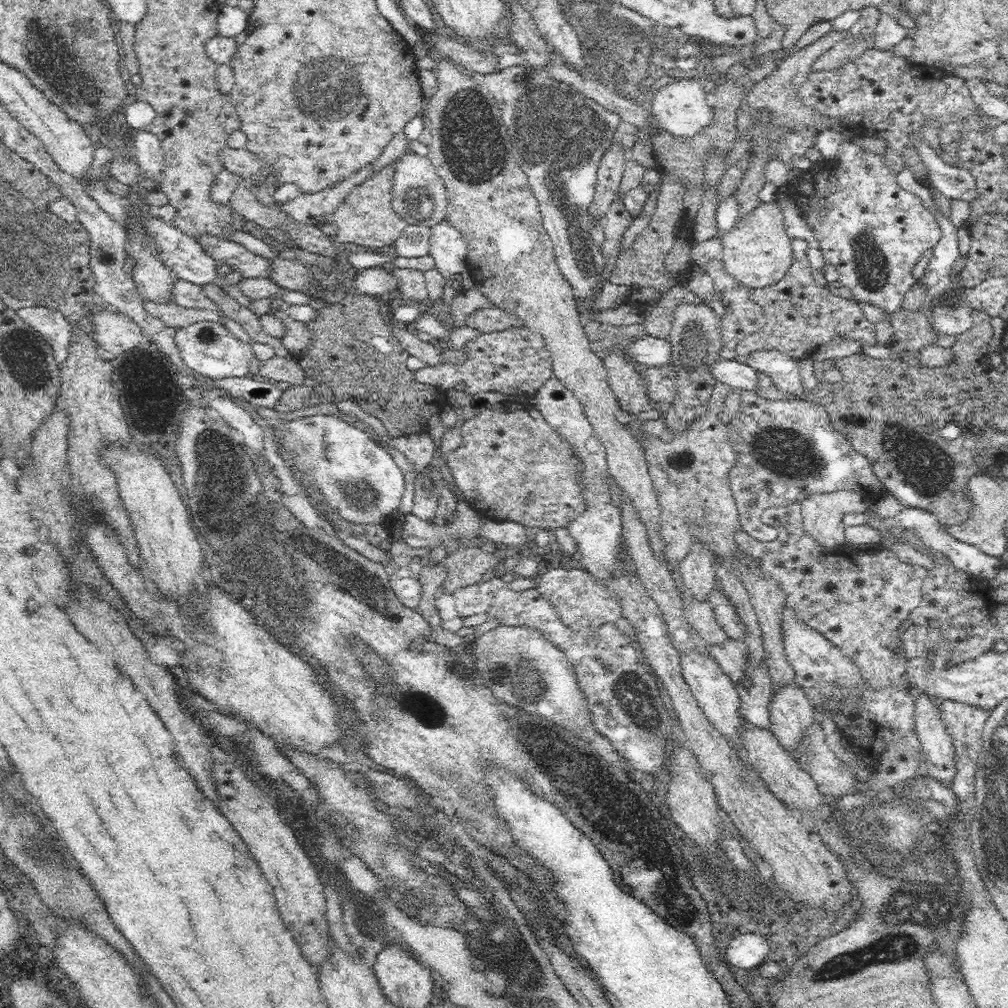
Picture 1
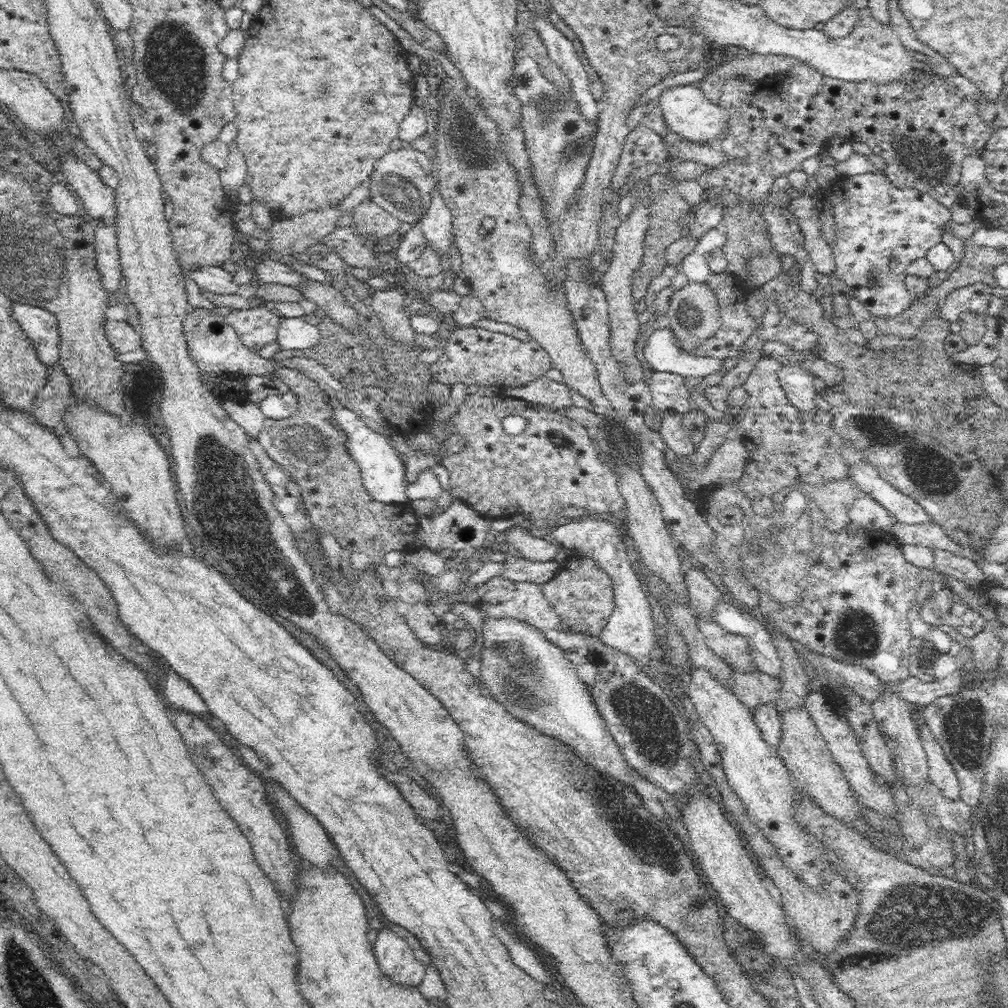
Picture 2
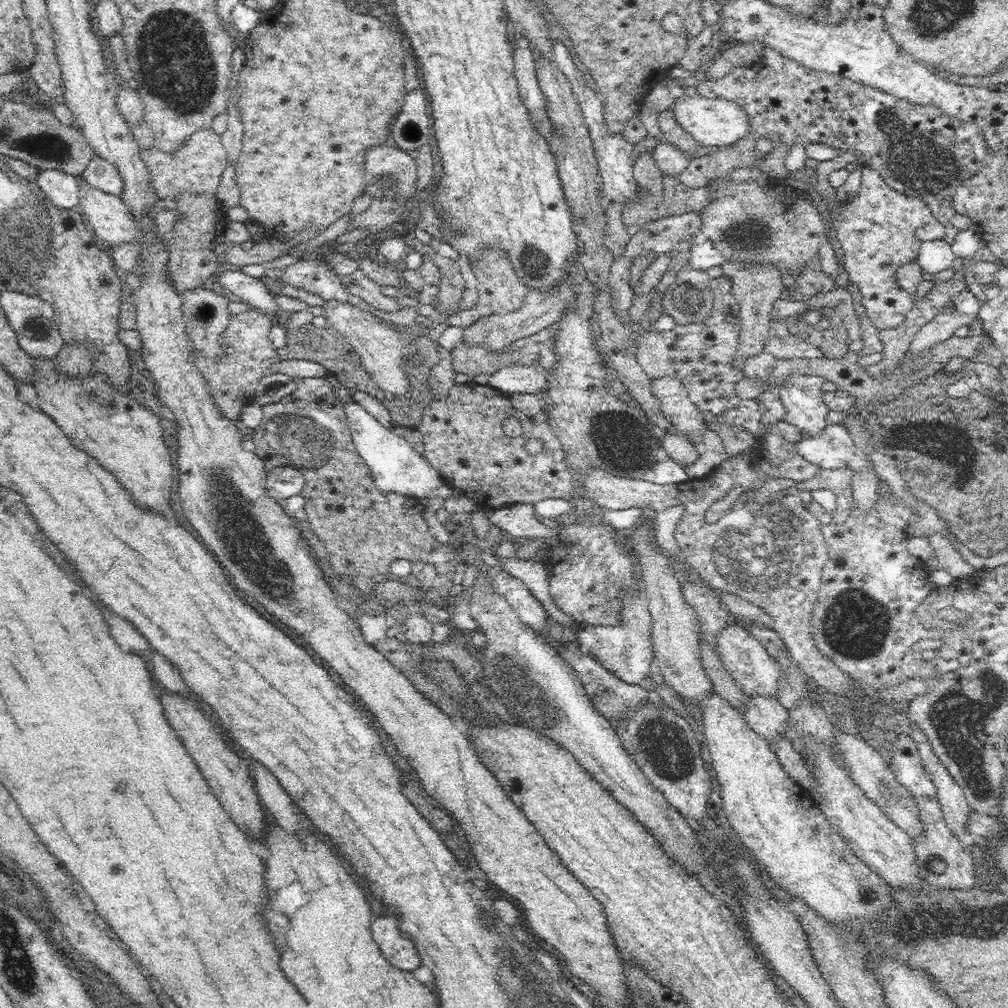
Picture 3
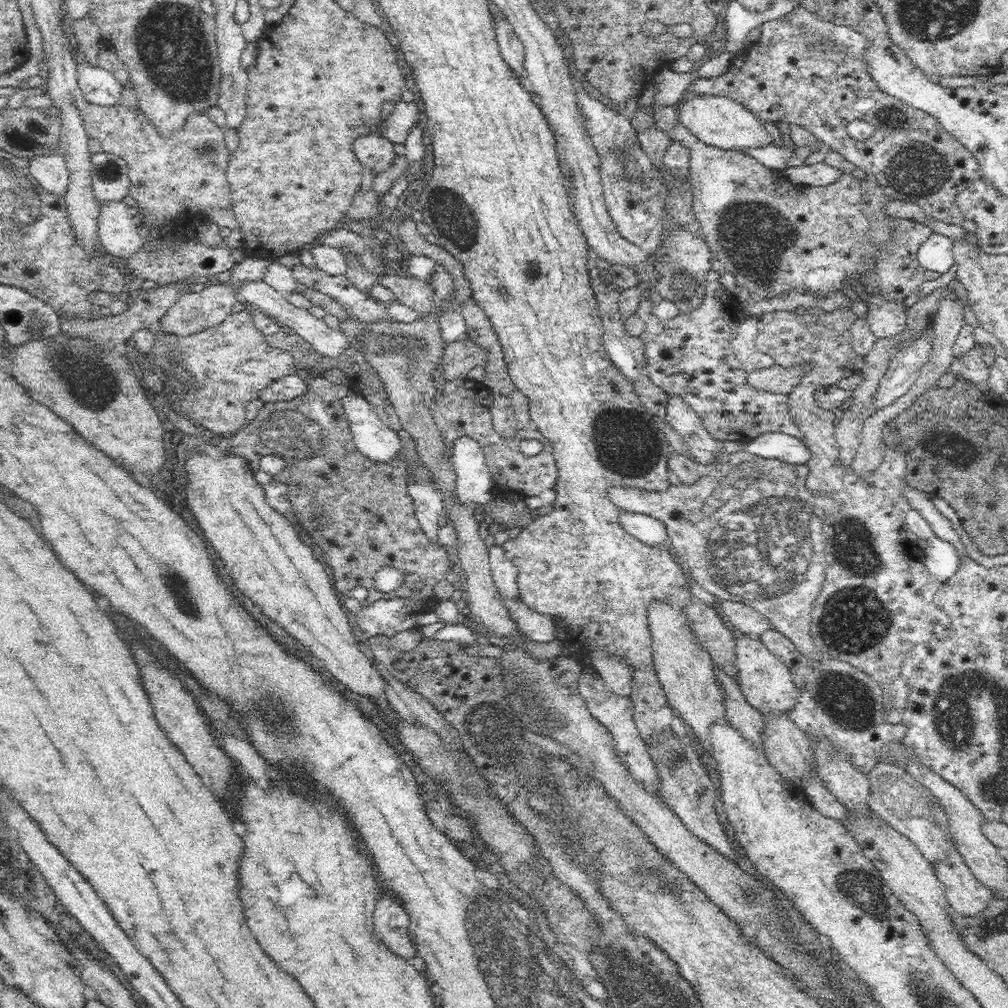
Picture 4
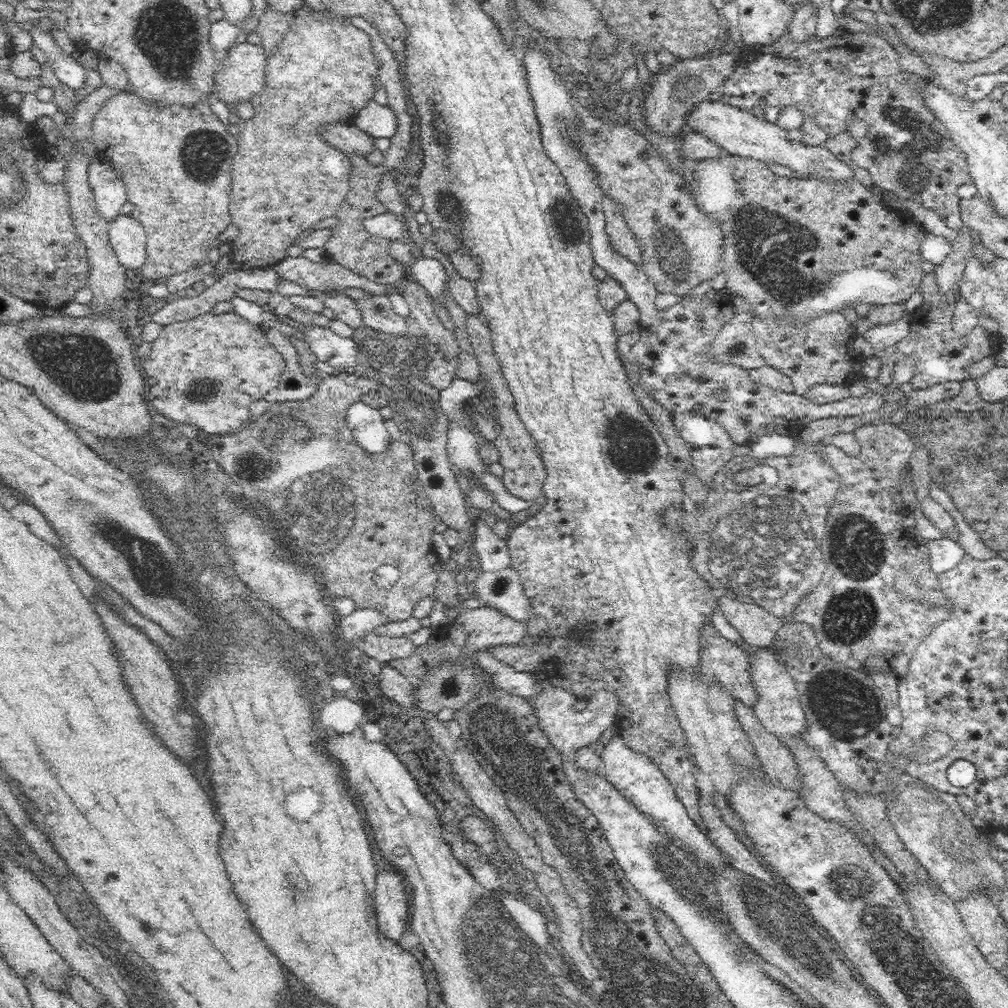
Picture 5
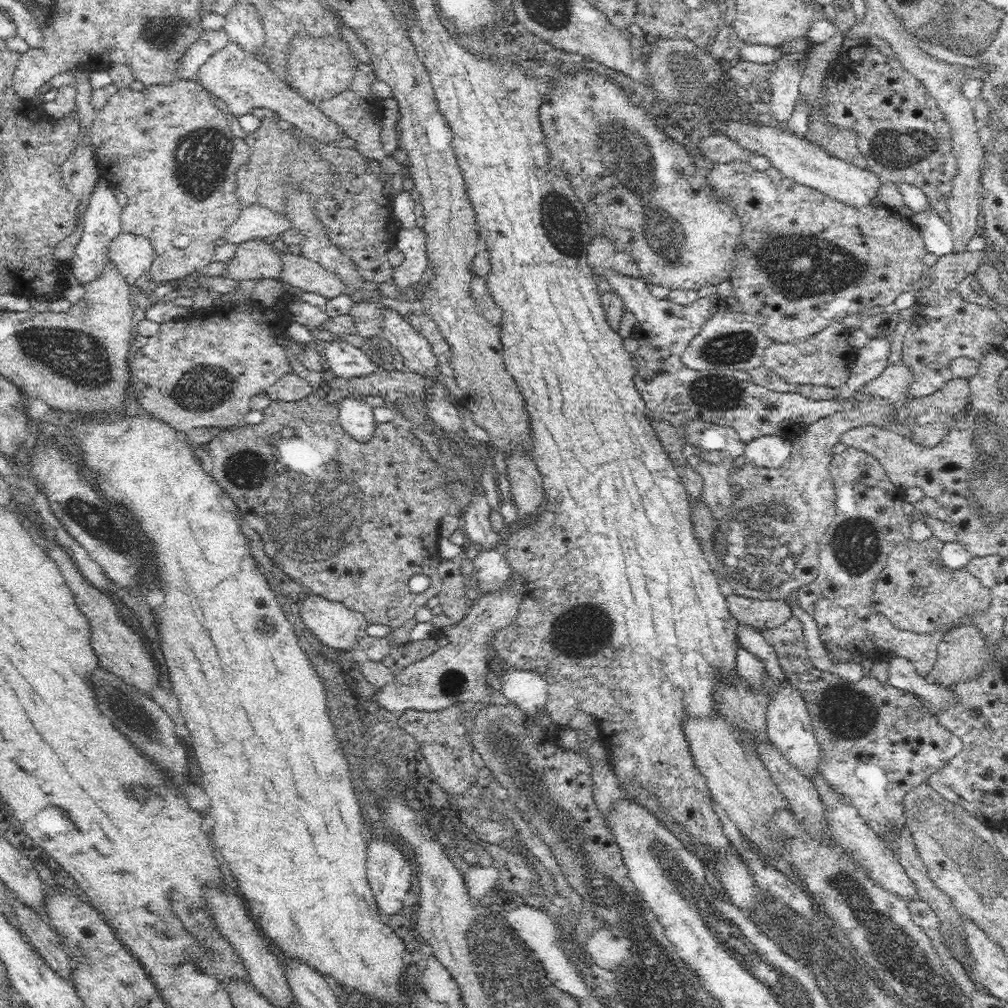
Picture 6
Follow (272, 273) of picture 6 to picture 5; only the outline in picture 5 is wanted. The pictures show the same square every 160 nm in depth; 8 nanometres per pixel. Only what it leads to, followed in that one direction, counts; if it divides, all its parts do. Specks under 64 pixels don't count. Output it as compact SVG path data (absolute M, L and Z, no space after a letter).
M309 5L308 10L296 10L294 18L290 22L288 32L284 34L280 44L272 50L266 52L267 64L264 70L264 90L256 96L250 98L250 103L255 108L255 115L250 119L241 119L237 124L238 127L238 152L231 164L231 201L229 204L229 213L231 222L238 226L239 235L231 242L232 259L228 272L238 270L251 270L254 268L273 267L274 264L281 262L288 257L286 249L290 245L296 244L297 240L306 233L312 231L312 226L324 218L334 216L340 208L341 202L344 202L348 191L350 190L350 175L352 165L348 155L333 146L330 146L321 136L319 130L324 125L330 123L343 122L350 123L355 118L357 112L369 101L373 100L374 82L378 83L380 63L371 47L371 38L367 32L356 28L351 23L349 17L341 16L341 19L330 19L320 11L314 11Z

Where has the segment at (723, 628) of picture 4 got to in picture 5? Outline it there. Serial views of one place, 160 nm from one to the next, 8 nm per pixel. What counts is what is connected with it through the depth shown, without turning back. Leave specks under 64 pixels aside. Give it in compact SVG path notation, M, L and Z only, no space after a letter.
M713 625L700 626L700 666L701 672L707 680L721 684L735 700L741 700L746 706L754 707L758 700L758 691L752 685L752 671L750 671L751 663L749 656L742 651L742 648L731 640L726 640Z

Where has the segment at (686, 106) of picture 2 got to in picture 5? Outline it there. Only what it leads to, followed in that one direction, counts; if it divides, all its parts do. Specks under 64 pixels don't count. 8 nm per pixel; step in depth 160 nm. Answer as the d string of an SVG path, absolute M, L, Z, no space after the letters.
M707 98L702 100L698 106L694 106L688 115L689 119L685 129L700 133L722 148L724 152L750 157L768 164L783 164L797 174L811 174L811 178L833 180L833 182L838 182L838 180L850 182L856 179L852 167L836 158L828 147L809 146L802 141L790 141L787 130L784 128L780 130L776 124L760 120L760 117L754 116L751 110Z

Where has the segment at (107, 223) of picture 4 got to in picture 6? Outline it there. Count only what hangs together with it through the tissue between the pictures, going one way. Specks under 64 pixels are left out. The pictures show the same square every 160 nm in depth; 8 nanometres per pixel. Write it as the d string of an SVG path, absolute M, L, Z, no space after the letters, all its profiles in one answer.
M122 230L110 242L109 260L130 285L149 271L155 259L152 243L140 234Z

